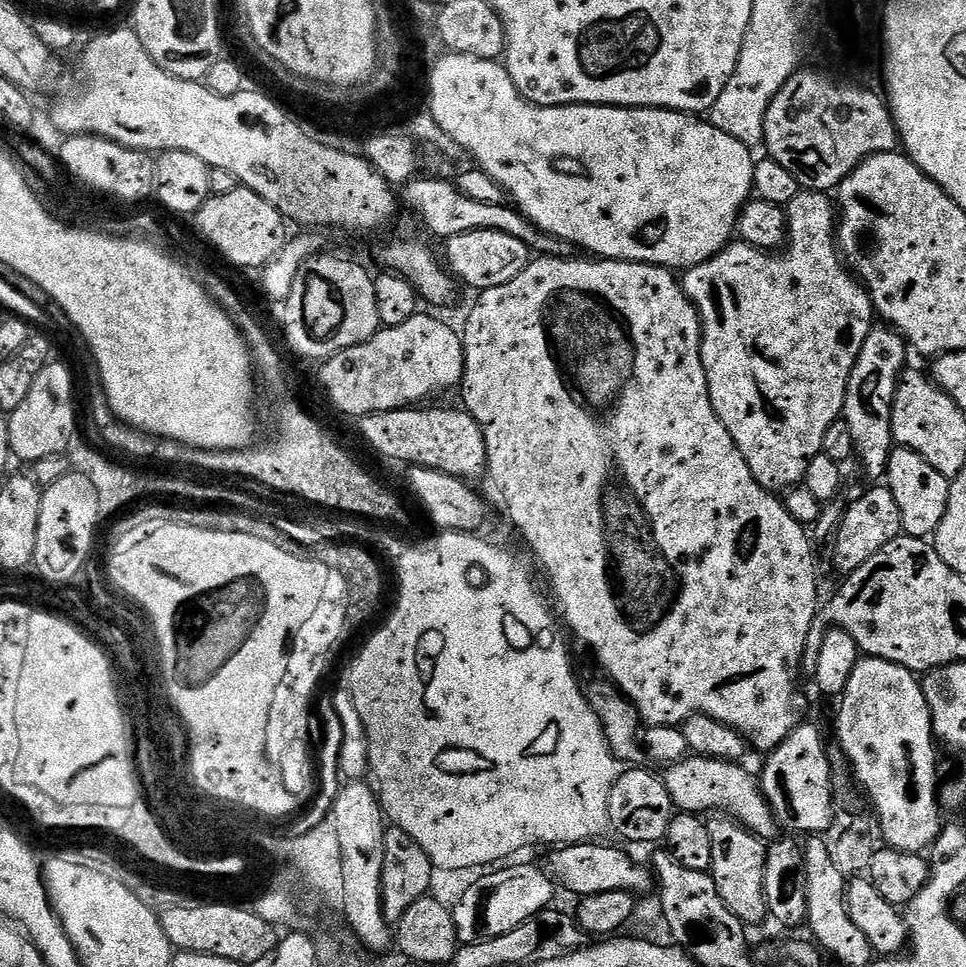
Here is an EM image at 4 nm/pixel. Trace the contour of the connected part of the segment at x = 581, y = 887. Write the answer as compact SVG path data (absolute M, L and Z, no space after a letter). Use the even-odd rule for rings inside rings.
M585 842L583 844L569 844L557 847L548 856L548 861L542 864L553 884L573 892L576 898L597 896L614 890L641 894L640 892L653 891L654 876L647 867L635 864L620 848L611 848L604 842ZM564 887L564 888L563 888Z

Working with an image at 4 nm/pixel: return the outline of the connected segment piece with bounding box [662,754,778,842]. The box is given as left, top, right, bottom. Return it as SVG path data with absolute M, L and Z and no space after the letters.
M692 754L678 764L667 765L665 772L668 773L663 773L662 779L673 805L680 812L693 814L705 814L704 812L708 812L707 814L716 813L731 816L733 820L738 821L743 828L749 828L761 840L765 842L771 841L778 832L776 817L772 815L772 808L763 794L757 777L755 775L751 776L746 769L739 767L742 766L731 760L716 760Z

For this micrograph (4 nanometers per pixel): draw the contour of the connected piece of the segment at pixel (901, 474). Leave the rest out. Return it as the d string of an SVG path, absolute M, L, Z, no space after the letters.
M896 446L889 456L886 486L894 494L894 502L898 502L903 535L918 539L935 537L950 498L949 477L938 474L938 470L934 470L926 458L914 454L914 450Z

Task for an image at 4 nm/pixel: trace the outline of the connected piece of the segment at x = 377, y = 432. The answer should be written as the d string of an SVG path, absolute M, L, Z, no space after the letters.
M409 407L398 411L376 412L374 415L368 415L359 419L358 428L363 438L382 456L406 462L405 464L413 467L422 467L428 469L438 469L442 473L448 473L451 476L459 476L464 480L475 480L474 478L485 475L487 471L485 436L477 424L477 420L469 415L466 410L458 408L432 408L422 410L423 408Z

